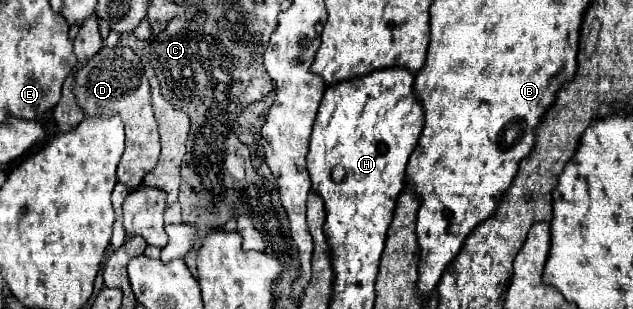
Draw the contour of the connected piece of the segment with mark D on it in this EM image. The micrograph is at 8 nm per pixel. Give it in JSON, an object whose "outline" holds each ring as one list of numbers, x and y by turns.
{"outline":[[102,48,86,66,82,66,74,76,72,86,76,104,84,116,112,116,118,114,126,128,126,150,118,164,118,182,128,190,136,190,142,184,142,178,154,170,160,156,160,138,158,126,150,102,150,86,144,76,140,58,132,48]]}

